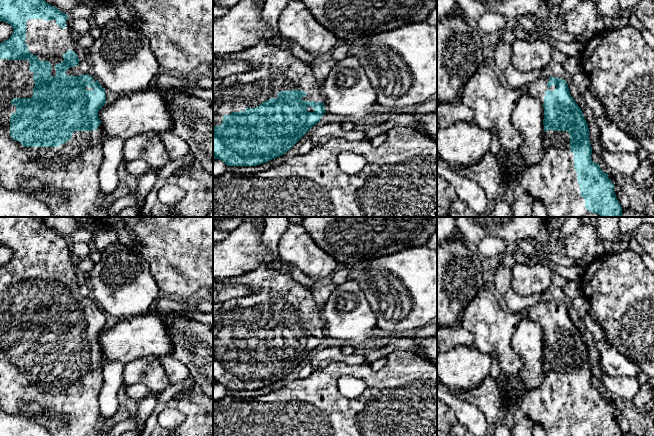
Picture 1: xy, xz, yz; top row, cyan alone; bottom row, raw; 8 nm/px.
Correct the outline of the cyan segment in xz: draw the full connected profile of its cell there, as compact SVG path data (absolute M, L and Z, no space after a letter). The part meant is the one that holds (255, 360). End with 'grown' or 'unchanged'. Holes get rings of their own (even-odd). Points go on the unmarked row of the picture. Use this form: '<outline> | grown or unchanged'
M259 265L242 276L218 282L245 285L255 290L246 296L213 302L213 383L222 384L227 390L266 387L289 375L326 337L325 320L314 302L311 289L296 282L290 273Z | grown

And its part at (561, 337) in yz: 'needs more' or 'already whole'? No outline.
needs more

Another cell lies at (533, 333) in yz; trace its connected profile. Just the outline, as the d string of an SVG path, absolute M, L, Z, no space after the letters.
M522 317L517 330L511 338L512 350L521 357L520 378L526 389L516 391L500 372L496 380L488 375L480 385L471 390L452 389L450 392L458 398L476 405L490 425L503 423L510 414L510 406L519 403L524 396L535 390L544 380L544 332L540 325Z

